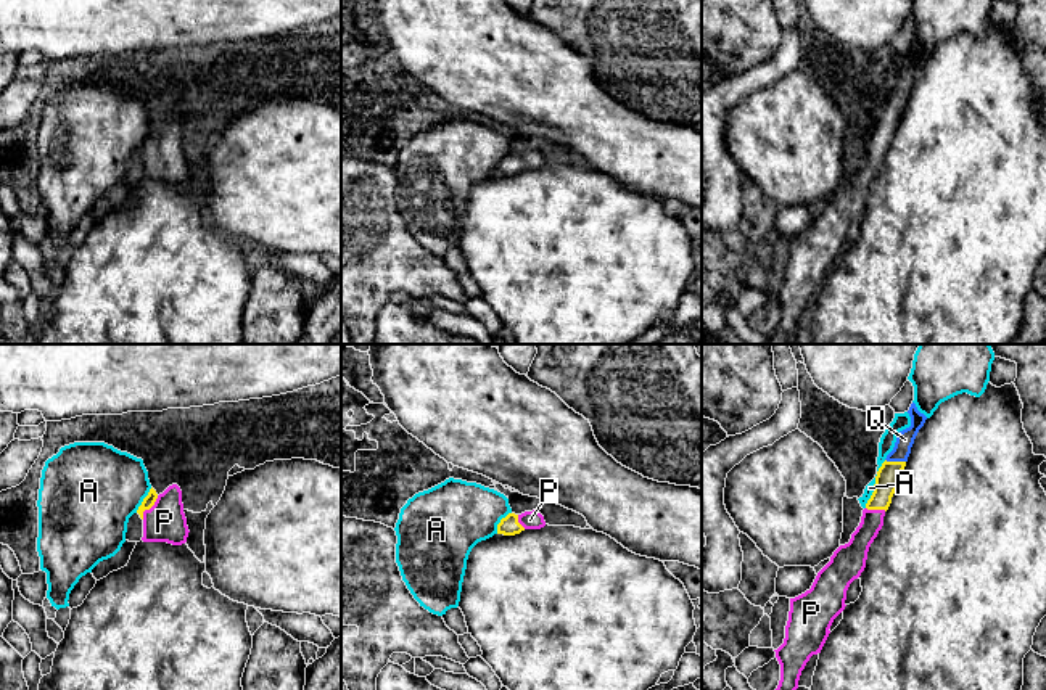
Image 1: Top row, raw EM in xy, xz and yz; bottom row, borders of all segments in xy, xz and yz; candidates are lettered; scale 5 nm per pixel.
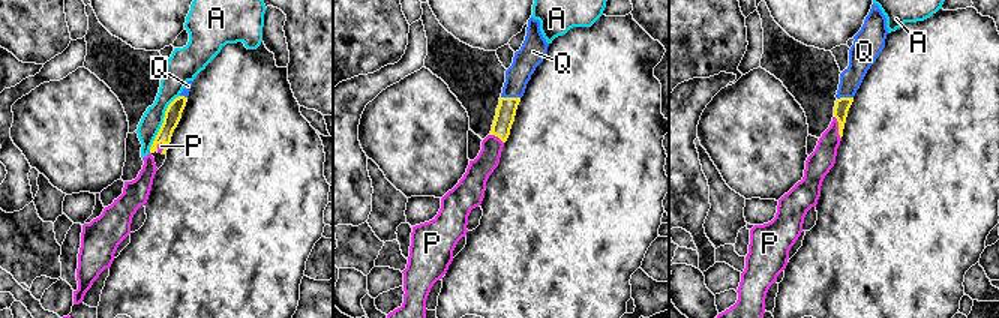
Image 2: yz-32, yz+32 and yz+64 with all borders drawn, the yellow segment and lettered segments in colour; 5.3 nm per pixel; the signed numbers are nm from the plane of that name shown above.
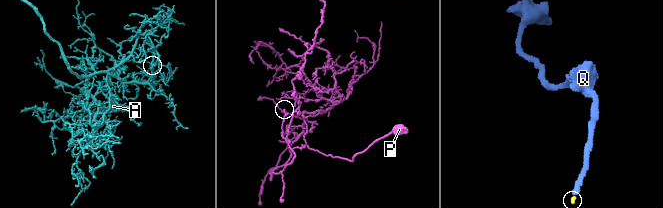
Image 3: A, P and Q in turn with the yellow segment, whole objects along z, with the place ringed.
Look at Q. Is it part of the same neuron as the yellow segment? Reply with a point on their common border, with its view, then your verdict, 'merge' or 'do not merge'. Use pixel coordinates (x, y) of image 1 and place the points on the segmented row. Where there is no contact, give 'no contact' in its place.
yz (895, 462) | merge

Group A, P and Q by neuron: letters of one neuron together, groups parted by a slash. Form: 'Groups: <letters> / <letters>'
Groups: A / P Q

